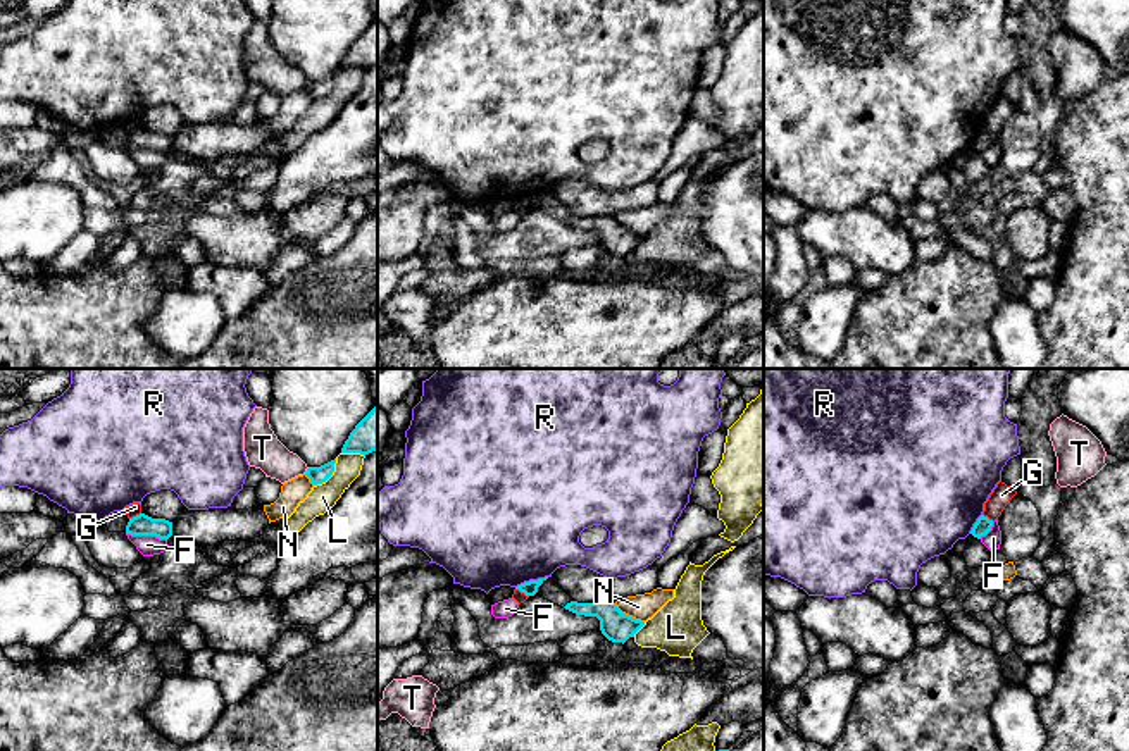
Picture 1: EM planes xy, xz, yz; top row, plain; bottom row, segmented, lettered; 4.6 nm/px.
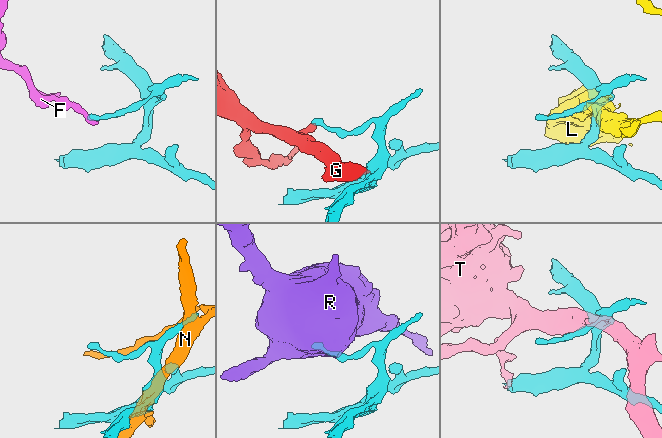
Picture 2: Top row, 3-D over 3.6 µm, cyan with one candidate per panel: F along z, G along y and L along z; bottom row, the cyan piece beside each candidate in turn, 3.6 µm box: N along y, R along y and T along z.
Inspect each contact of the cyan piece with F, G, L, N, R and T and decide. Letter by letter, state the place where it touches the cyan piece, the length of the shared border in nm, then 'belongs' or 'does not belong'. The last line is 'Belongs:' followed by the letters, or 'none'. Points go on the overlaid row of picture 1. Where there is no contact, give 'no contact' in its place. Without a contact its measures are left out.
F: contact xy (147, 534); length 200 nm; does not belong
G: contact xy (137, 515); length 70 nm; does not belong
L: contact xy (330, 476); length 170 nm; does not belong
N: contact xz (628, 615); length 170 nm; does not belong
R: contact xz (531, 581); length 160 nm; does not belong
T: contact xy (307, 471); length 40 nm; does not belong
Belongs: none

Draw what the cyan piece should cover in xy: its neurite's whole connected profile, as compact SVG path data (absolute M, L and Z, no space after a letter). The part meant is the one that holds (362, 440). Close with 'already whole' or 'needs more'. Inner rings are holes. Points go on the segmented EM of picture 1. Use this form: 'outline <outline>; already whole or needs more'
outline M374 407L350 432L341 453L369 455L377 450L377 408Z; already whole

